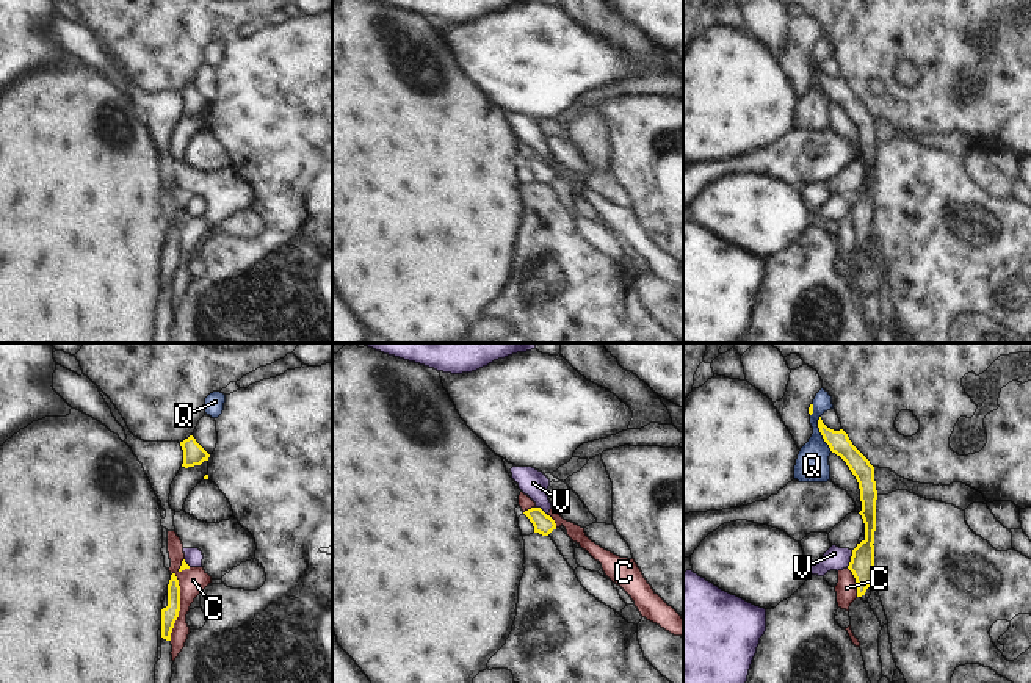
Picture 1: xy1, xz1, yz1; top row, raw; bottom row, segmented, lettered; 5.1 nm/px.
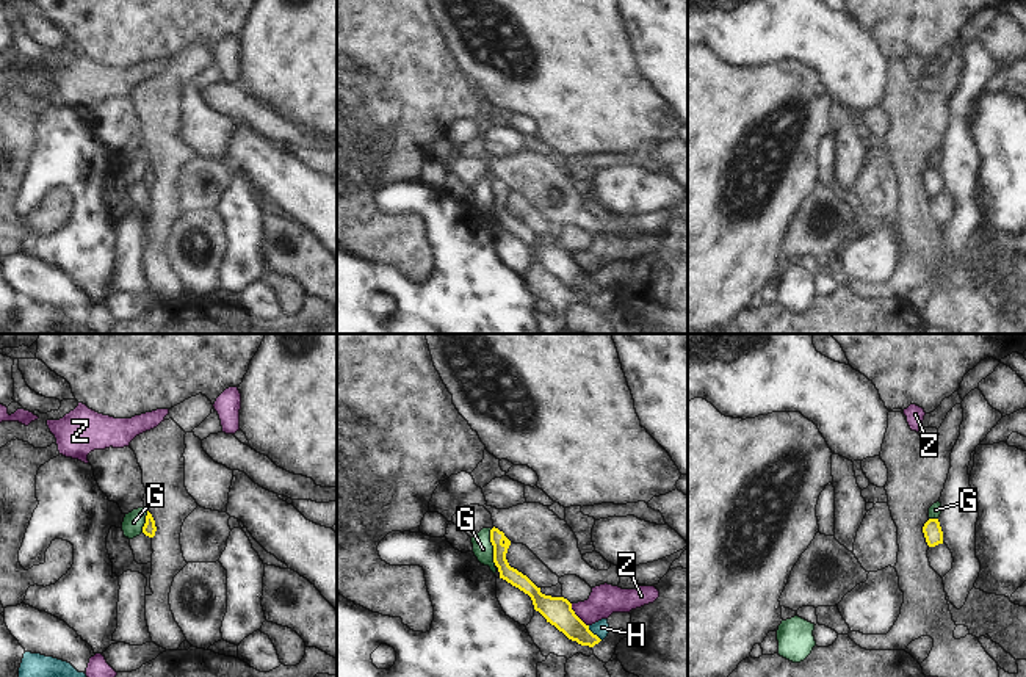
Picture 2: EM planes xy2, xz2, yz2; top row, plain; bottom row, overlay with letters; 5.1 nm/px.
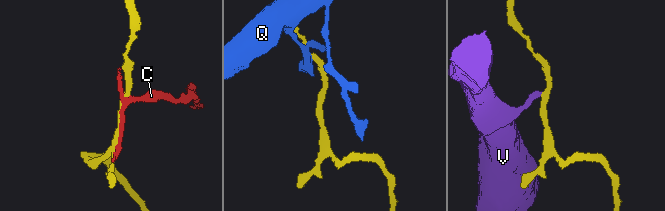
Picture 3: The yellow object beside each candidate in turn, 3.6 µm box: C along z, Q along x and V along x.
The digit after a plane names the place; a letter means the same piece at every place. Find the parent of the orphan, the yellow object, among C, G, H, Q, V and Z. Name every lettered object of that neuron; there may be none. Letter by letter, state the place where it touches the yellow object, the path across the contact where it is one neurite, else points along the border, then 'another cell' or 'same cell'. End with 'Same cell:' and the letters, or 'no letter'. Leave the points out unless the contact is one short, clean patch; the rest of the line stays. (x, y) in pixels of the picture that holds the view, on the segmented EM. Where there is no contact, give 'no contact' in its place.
C: meets yellow in xy1 at (179, 607); another cell
G: meets yellow in xz2 at (494, 547); another cell
H: meets yellow in xz2 at (592, 633); border along xz2 (588, 626), (602, 640); another cell
Q: meets yellow in yz1 at (821, 434); border along yz1 (820, 415), (820, 434), (832, 451); another cell
V: meets yellow in yz1 at (851, 558); border along yz1 (853, 550), (851, 561), (846, 566); another cell
Z: meets yellow in xz2 at (575, 615); another cell
Same cell: no letter

